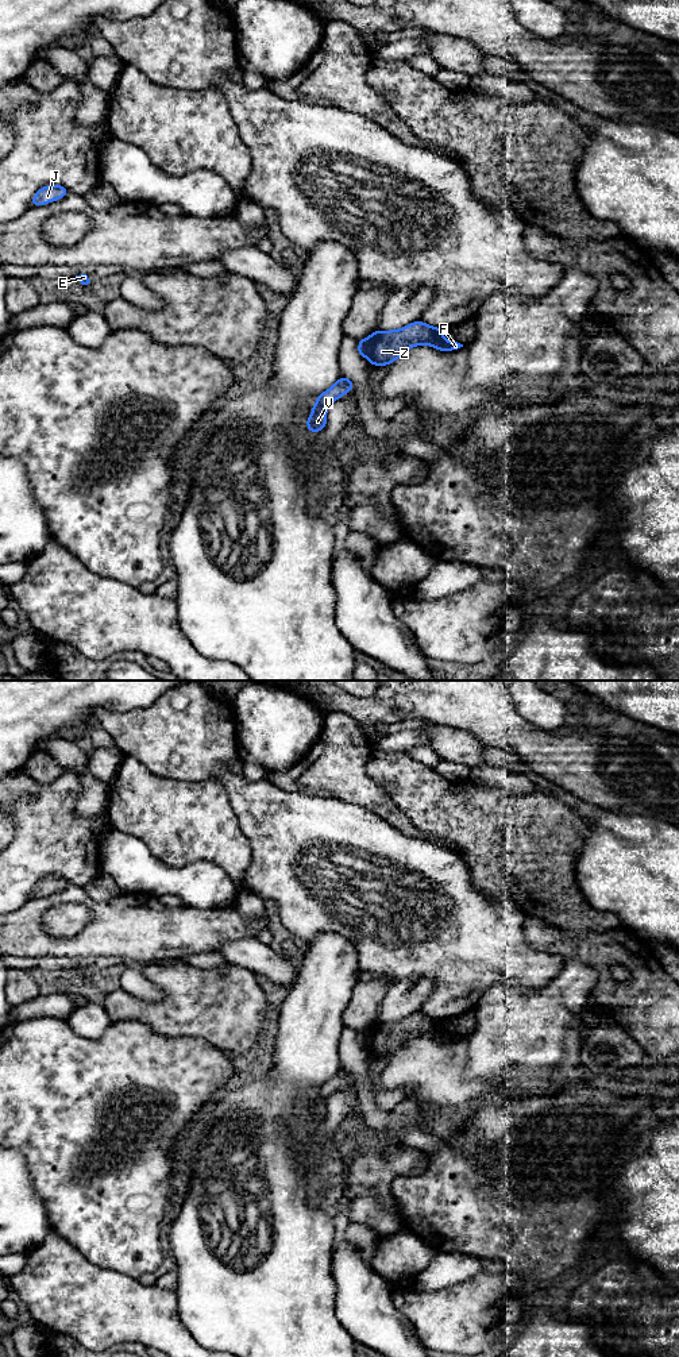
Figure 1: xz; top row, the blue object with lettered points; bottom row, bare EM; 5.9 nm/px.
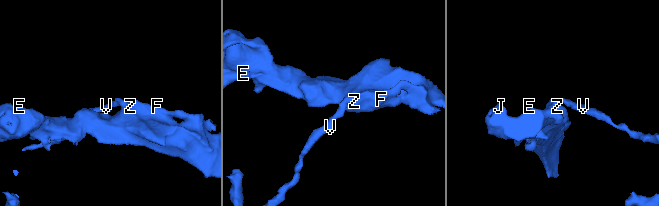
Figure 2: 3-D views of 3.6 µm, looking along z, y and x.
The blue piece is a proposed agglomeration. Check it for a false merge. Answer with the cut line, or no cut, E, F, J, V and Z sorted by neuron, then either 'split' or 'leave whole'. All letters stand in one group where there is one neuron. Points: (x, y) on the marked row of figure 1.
xz (369, 338), (369, 354), (366, 357) | E F J Z / V | split

